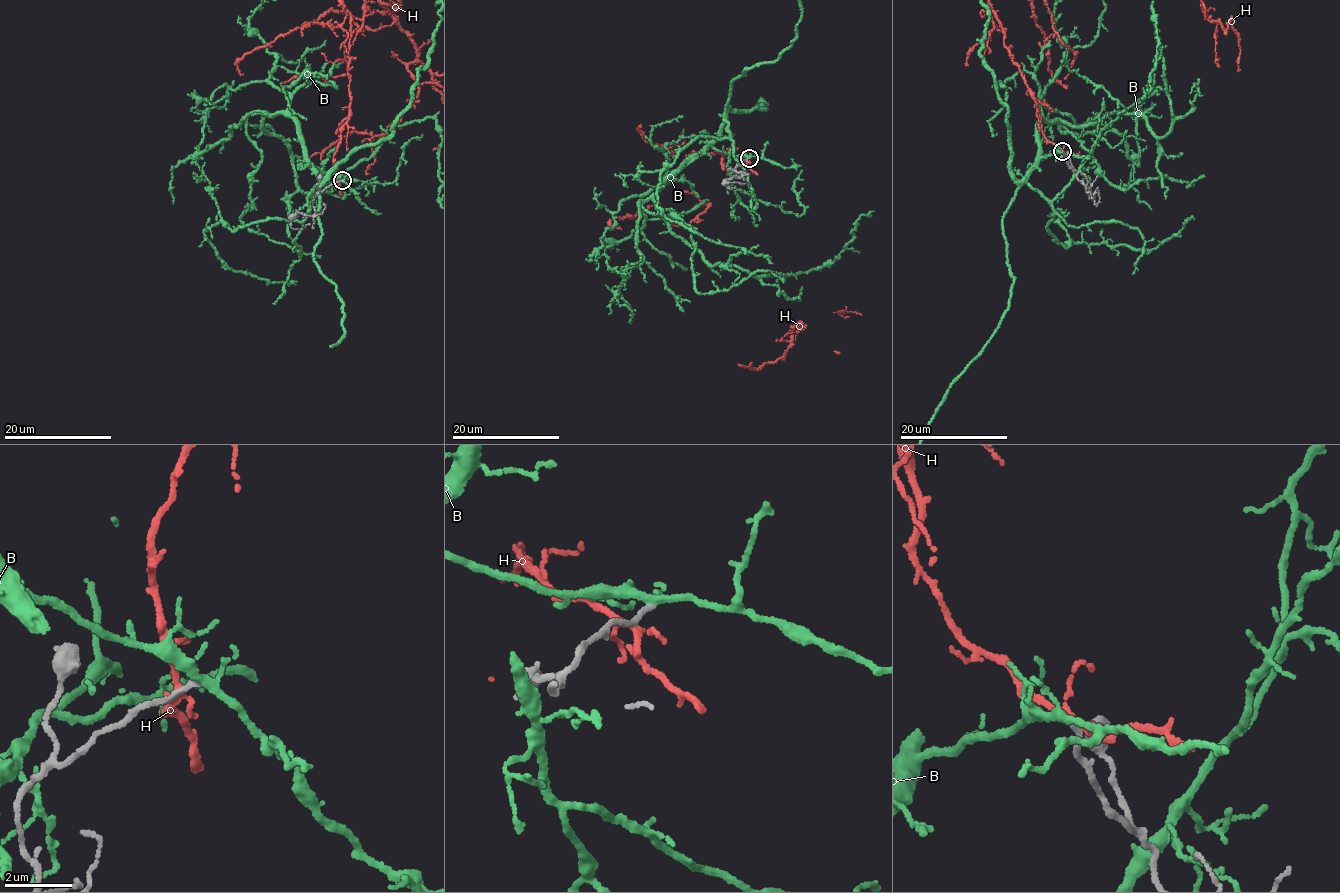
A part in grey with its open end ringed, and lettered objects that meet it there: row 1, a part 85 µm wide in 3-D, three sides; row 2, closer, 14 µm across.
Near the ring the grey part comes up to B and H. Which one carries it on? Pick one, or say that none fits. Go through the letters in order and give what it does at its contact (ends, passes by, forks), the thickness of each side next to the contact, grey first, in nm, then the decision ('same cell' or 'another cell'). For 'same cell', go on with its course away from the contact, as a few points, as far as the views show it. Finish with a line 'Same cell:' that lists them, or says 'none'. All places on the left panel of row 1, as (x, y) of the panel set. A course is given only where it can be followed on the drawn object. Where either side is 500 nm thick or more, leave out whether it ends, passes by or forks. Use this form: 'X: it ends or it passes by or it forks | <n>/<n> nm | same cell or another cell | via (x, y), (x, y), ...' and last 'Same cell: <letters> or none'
B: it forks | 140/200 nm | another cell
H: it forks | 180/150 nm | another cell
Same cell: none

